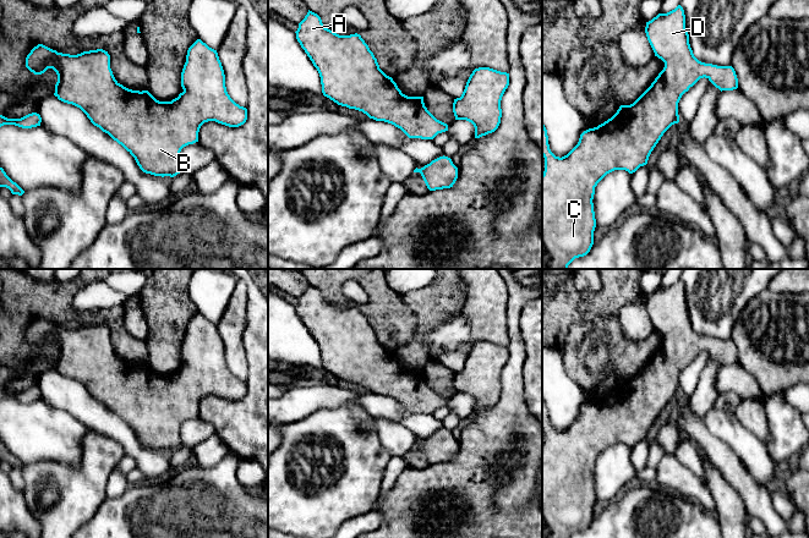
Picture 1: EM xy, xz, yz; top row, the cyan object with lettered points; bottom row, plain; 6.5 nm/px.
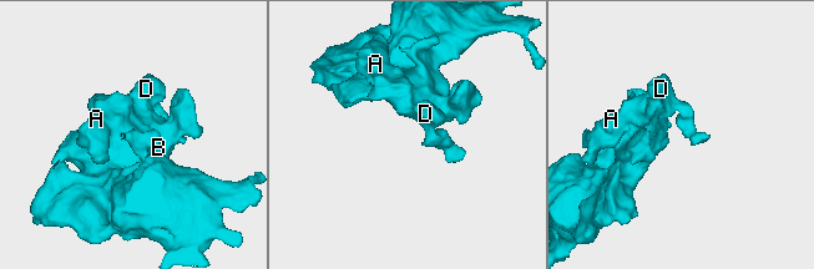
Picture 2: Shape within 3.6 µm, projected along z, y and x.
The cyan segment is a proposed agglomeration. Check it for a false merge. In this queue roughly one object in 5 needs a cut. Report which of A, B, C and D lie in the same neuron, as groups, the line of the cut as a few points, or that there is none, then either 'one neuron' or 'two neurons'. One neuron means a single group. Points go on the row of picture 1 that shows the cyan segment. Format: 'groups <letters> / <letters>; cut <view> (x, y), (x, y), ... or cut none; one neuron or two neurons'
groups A B C D; cut none; one neuron

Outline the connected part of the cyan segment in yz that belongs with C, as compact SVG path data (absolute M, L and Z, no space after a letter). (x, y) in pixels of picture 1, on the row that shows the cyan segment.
M680 5L667 13L658 13L646 22L645 33L655 56L665 62L651 86L630 105L621 105L617 112L580 134L578 144L564 157L556 157L548 144L542 123L542 269L568 269L579 257L586 256L594 245L596 219L594 194L597 183L614 170L635 172L647 164L649 157L663 133L679 122L678 103L700 78L707 78L716 88L733 90L738 78L732 66L717 66L699 61L690 48L685 15Z

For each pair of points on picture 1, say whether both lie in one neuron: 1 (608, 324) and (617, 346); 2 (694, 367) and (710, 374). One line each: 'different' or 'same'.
1: same
2: different

